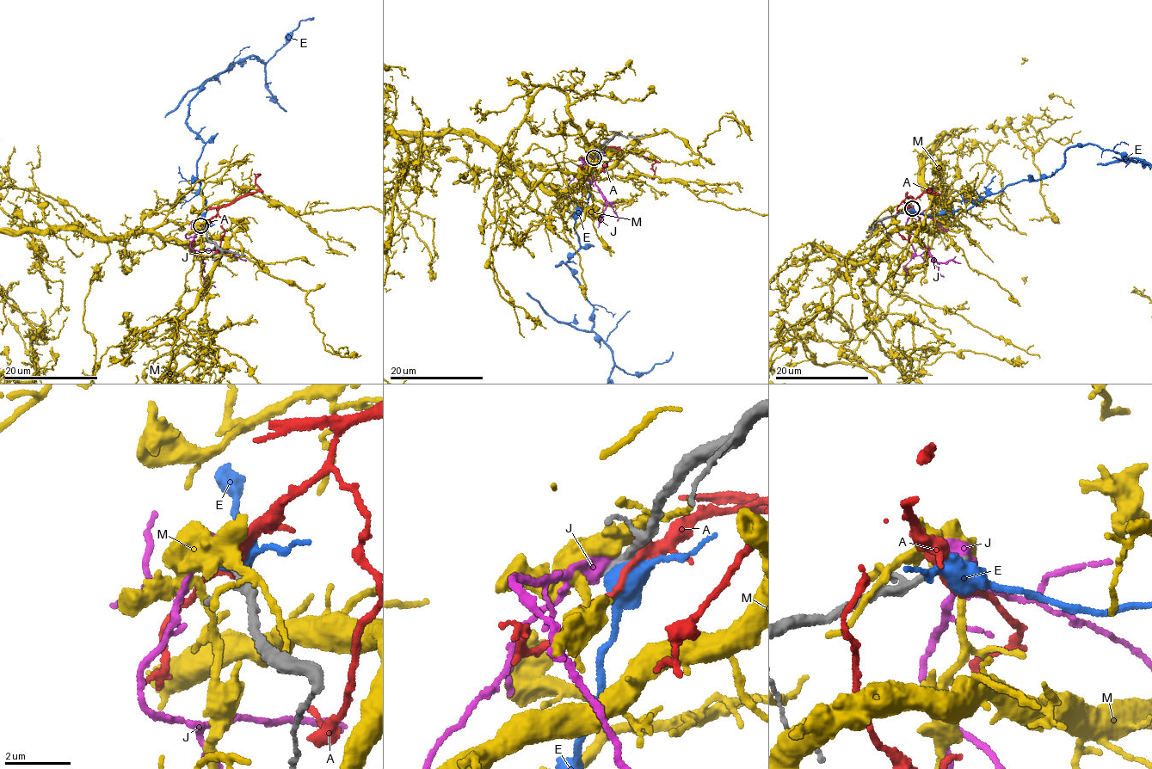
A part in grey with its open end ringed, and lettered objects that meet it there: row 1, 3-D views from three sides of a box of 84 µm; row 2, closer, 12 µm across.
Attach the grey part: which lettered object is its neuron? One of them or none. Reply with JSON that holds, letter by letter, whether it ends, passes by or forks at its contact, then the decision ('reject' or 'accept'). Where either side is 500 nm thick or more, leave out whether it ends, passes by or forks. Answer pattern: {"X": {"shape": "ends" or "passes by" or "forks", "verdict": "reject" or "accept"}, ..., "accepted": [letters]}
{"A": {"shape": "passes by", "verdict": "reject"}, "E": {"shape": "forks", "verdict": "reject"}, "J": {"verdict": "reject"}, "M": {"shape": "forks", "verdict": "reject"}, "accepted": []}

